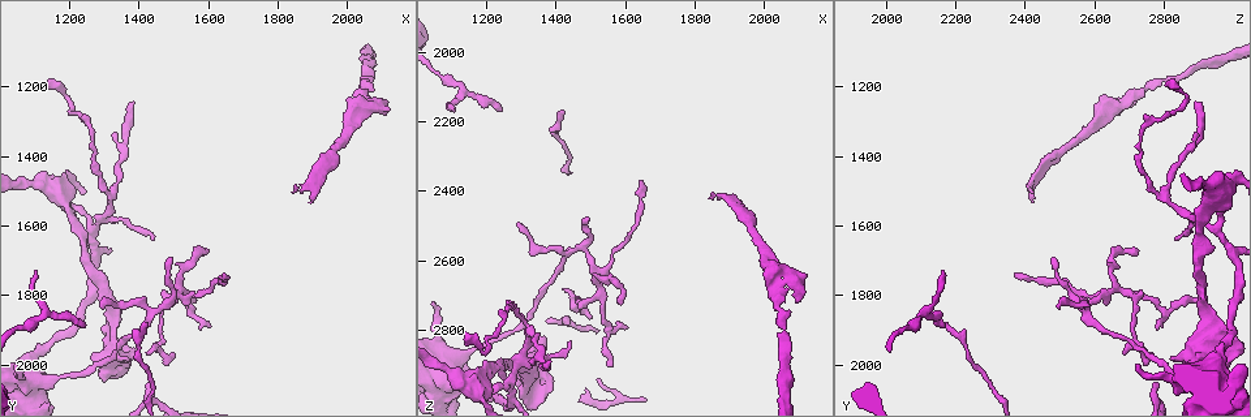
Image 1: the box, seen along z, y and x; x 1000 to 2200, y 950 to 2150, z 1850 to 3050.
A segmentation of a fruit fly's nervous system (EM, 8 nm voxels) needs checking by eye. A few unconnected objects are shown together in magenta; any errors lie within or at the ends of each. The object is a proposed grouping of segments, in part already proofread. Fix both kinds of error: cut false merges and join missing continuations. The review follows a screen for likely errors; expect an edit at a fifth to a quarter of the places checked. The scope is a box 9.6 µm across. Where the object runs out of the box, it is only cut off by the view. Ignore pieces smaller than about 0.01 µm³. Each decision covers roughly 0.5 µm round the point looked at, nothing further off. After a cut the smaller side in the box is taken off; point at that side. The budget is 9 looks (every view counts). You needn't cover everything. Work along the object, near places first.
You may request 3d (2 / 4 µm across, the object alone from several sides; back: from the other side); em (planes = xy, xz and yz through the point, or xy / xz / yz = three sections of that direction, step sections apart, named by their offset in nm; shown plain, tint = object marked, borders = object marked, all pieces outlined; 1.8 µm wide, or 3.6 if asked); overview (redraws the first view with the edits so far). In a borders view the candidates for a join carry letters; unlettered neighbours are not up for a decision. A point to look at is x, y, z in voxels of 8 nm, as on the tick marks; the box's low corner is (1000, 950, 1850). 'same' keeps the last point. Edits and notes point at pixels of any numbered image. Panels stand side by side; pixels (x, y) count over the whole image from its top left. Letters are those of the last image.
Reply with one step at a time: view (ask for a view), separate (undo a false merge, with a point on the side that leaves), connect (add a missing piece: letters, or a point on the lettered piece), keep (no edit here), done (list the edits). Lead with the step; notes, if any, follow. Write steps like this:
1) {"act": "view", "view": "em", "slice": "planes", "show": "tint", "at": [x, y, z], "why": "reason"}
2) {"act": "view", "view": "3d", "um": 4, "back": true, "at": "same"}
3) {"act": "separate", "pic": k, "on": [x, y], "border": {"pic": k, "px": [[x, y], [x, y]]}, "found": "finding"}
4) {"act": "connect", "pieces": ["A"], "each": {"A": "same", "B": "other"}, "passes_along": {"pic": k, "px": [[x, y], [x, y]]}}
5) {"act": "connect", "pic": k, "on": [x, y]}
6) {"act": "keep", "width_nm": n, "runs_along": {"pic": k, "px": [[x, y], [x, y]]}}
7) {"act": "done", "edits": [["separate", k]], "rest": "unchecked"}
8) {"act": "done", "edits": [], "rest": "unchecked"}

{"act": "view", "view": "em", "slice": "planes", "show": "borders", "at": [1130, 1190, 2810], "why": "tapers out"}

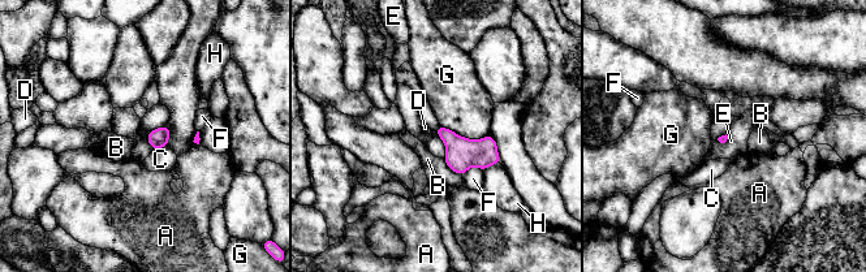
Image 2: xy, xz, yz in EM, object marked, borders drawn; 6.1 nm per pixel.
{"act": "keep", "each": {"A": "other", "B": "other", "C": "other", "D": "other", "E": "other", "F": "other", "G": "other", "H": "other"}, "border": {"pic": 2, "px": [[435, 134], [444, 145], [443, 158]]}, "found": "none of them fits"}

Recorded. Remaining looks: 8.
{"act": "view", "view": "em", "slice": "planes", "show": "tint", "at": [1190, 1540, 2960], "why": "two arms at a narrow angle"}

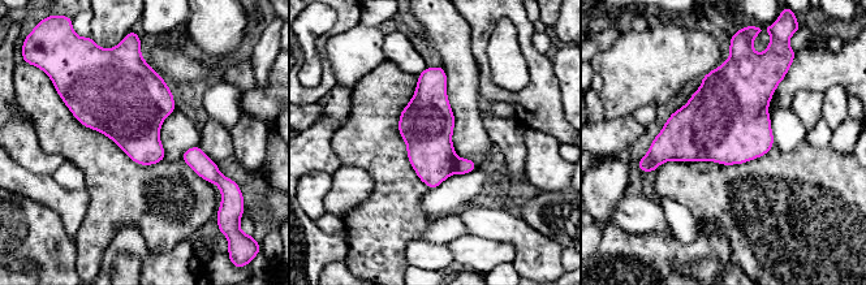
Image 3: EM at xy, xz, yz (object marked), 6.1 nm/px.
{"act": "view", "view": "em", "slice": "planes", "show": "borders", "at": "same", "why": "what lies round it"}

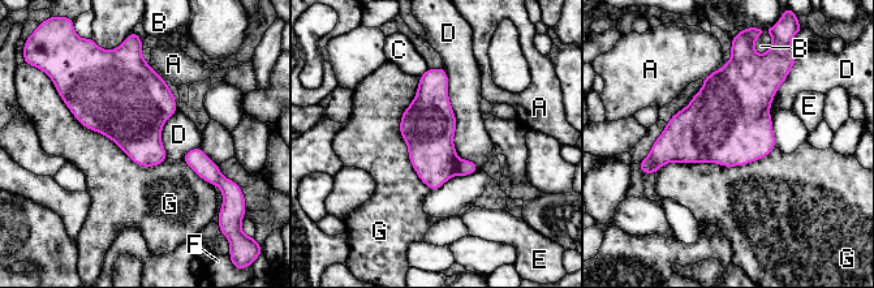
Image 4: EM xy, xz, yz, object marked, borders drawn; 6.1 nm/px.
{"act": "separate", "pic": 4, "on": [431, 151], "each": {"A": "other", "B": "other", "C": "other", "D": "other", "E": "other", "F": "other", "G": "other"}, "border": {"pic": 4, "px": [[459, 159], [455, 173]]}, "found": "a second cell is stuck on"}

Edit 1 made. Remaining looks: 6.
{"act": "view", "view": "overview"}

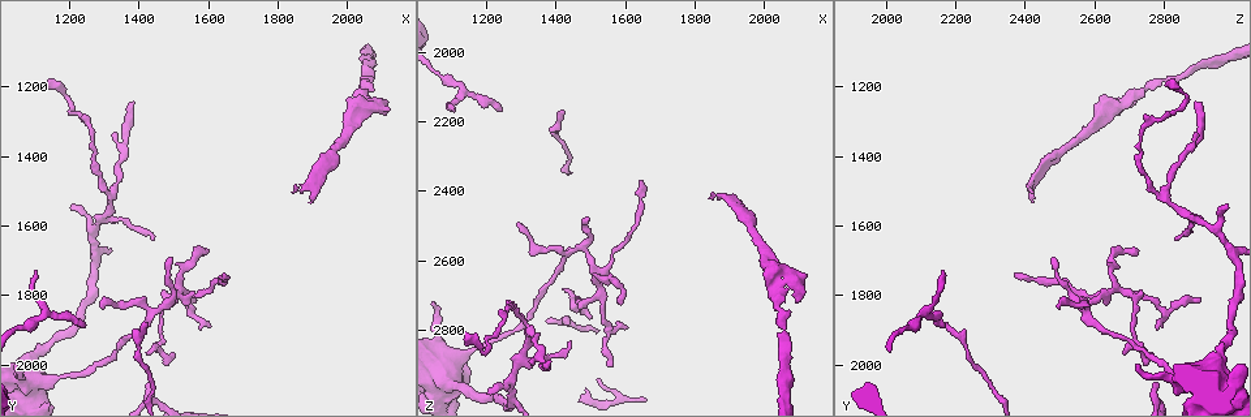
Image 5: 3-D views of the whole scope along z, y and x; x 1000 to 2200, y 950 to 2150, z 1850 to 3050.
{"act": "view", "view": "em", "slice": "planes", "show": "borders", "at": [1300, 1840, 2490], "why": "thin end"}

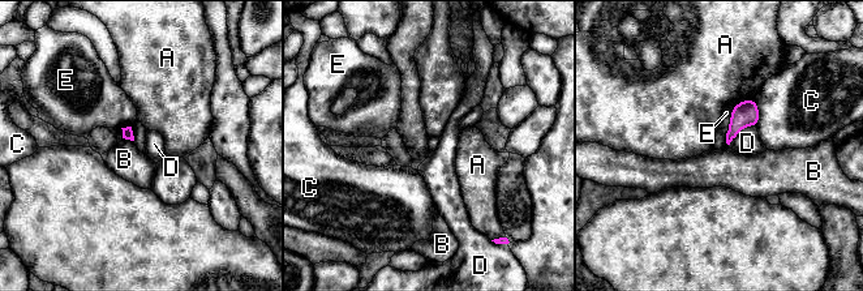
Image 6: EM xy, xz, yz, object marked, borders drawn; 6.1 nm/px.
{"act": "keep", "each": {"A": "other", "B": "other", "C": "other", "D": "other", "E": "other"}, "found": "no lettered piece goes on from it"}

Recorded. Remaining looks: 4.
{"act": "view", "view": "em", "um": 3.6, "slice": "yz", "step": 8, "show": "borders", "at": [1500, 1970, 2760], "why": "thin end"}

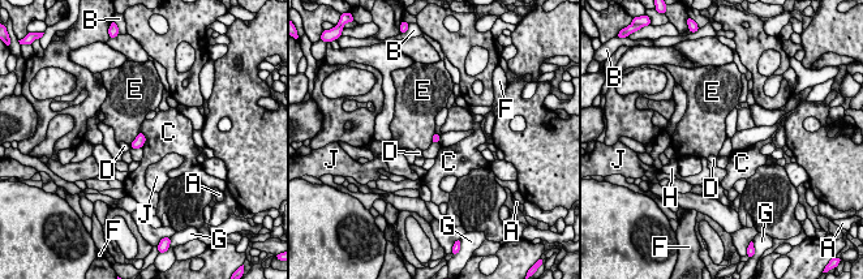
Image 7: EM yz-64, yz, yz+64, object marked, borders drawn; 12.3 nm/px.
{"act": "keep", "width_nm": 100, "each": {"A": "other", "B": "other", "C": "other", "D": "other", "E": "other", "F": "other", "G": "other", "H": "other", "J": "other"}, "border": {"pic": 7, "px": [[138, 132], [129, 145]]}, "found": "none of them fits"}

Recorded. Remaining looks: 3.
{"act": "done", "edits": [["separate", 4]], "rest": "unchecked"}

